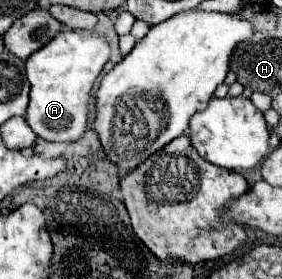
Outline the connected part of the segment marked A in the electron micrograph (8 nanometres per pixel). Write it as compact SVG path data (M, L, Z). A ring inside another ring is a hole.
M61 30L51 44L27 58L27 80L31 82L27 122L39 138L73 142L83 136L89 120L89 94L109 56L111 48L107 38L95 30Z

